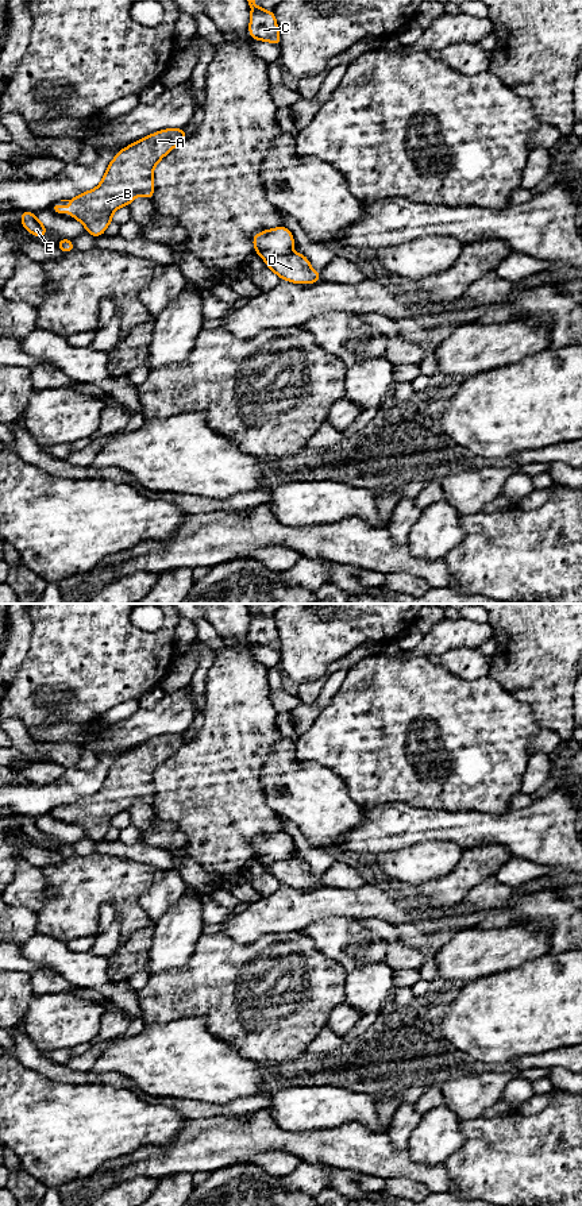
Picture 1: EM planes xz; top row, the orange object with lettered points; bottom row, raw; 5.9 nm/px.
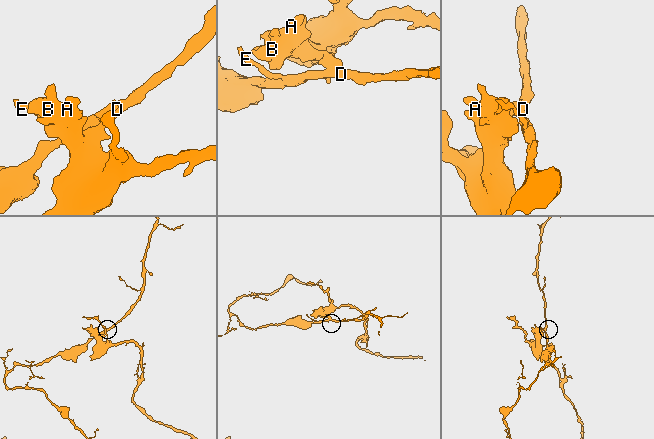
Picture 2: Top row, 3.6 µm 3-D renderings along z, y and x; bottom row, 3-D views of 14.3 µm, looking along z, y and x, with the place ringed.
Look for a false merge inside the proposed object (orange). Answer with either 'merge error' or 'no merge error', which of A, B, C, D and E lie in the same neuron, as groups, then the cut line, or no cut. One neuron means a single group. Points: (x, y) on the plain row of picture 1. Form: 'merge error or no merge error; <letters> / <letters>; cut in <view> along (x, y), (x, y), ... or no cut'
merge error; A B C / D E; cut in xz along (290, 856), (270, 862), (266, 866)

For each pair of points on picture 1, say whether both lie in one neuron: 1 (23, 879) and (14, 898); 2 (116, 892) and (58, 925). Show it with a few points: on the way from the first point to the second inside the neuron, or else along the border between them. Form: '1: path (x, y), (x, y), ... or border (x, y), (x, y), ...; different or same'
1: path (23, 883), (23, 889), (18, 894); same
2: path (101, 893), (91, 893), (73, 910); same

